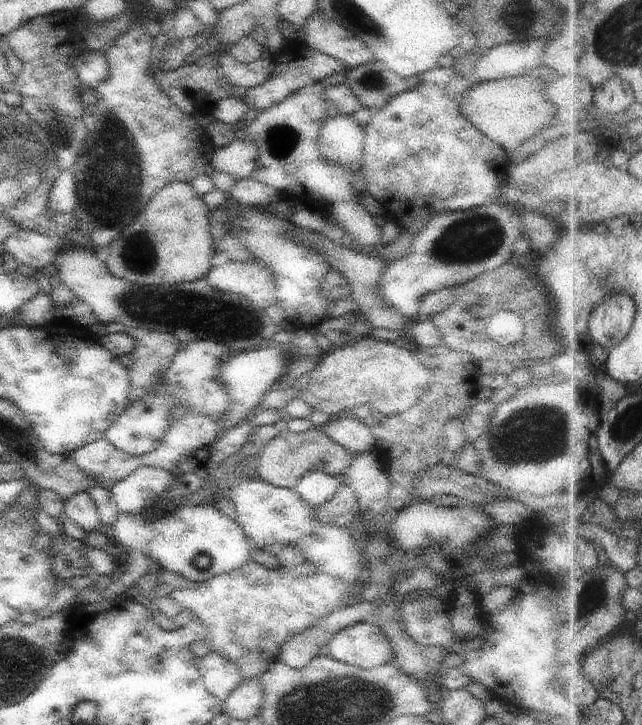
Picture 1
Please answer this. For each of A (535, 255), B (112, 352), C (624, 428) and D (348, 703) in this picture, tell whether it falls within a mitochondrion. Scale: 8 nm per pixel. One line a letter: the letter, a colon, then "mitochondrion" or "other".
A: other
B: other
C: mitochondrion
D: mitochondrion

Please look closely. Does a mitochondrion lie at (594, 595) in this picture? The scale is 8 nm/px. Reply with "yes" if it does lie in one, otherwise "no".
yes

